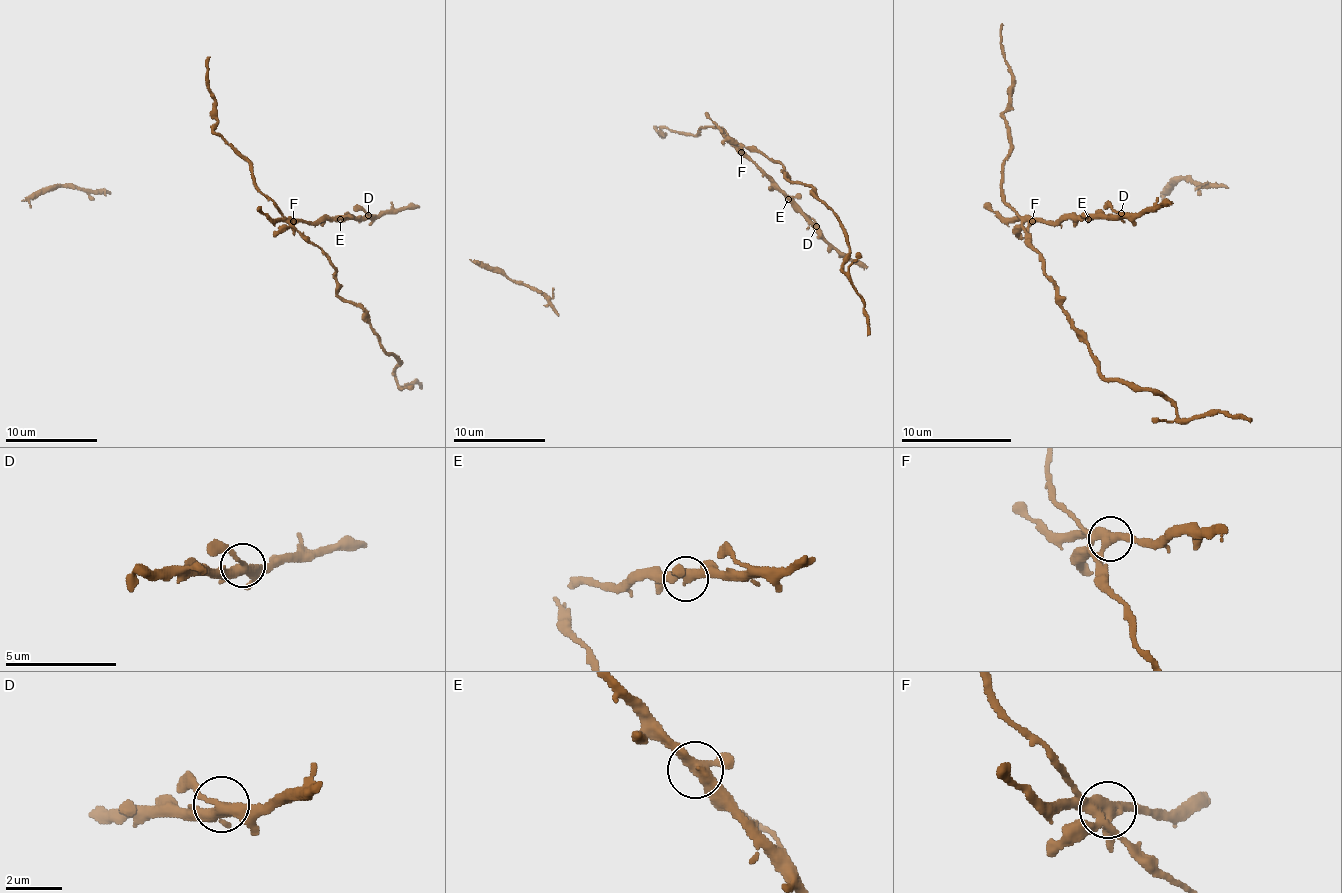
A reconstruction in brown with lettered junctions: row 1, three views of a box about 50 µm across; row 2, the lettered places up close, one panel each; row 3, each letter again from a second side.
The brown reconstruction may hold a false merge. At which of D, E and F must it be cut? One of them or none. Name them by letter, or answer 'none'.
none

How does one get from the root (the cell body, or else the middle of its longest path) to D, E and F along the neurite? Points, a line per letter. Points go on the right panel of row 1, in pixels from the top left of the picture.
D: (1002, 186), (1002, 197), (1022, 216), (1033, 219), (1046, 221), (1115, 219), (1121, 213)
E: (1002, 186), (1002, 197), (1022, 216), (1046, 221), (1088, 219)
F: (1002, 186), (1002, 197), (1022, 216), (1033, 221)

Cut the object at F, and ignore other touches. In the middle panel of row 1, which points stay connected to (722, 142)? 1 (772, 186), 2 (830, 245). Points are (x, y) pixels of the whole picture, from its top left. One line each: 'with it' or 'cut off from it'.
1: cut off from it
2: cut off from it

